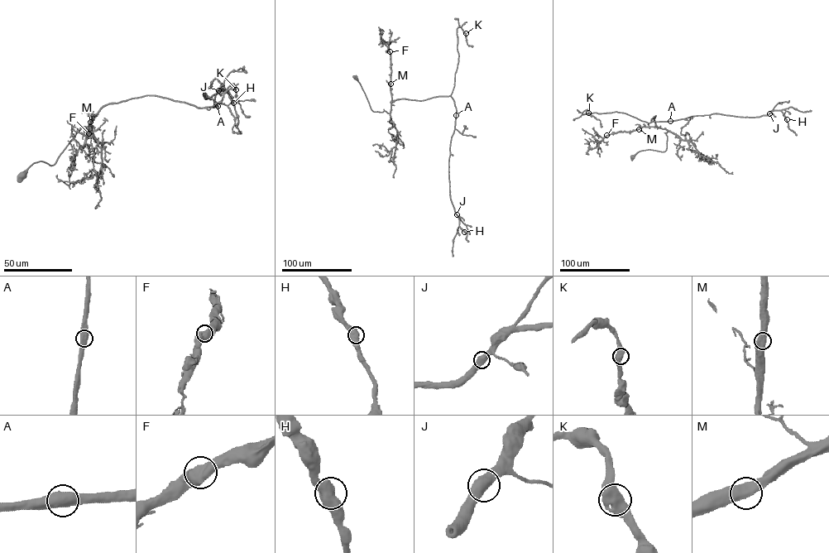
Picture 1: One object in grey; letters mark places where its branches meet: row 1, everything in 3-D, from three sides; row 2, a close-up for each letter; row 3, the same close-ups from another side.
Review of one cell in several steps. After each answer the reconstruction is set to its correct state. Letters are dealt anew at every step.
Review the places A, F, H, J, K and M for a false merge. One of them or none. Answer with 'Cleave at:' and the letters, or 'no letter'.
Cleave at: no letter

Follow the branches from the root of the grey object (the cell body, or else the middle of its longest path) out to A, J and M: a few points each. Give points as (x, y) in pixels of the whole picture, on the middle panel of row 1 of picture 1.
A: (356, 78), (374, 112), (389, 113), (391, 102), (397, 99), (423, 100), (450, 96), (456, 115)
J: (356, 78), (374, 112), (389, 113), (391, 102), (397, 99), (452, 97), (456, 113), (448, 175), (457, 214)
M: (356, 78), (374, 112), (390, 113), (390, 84)

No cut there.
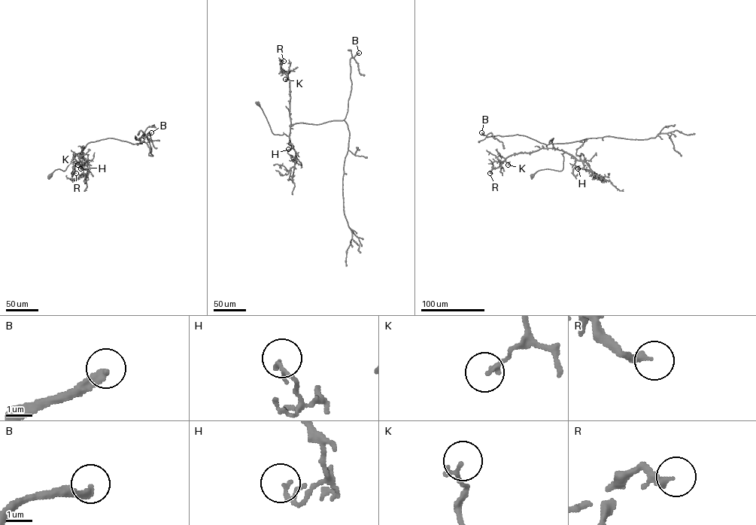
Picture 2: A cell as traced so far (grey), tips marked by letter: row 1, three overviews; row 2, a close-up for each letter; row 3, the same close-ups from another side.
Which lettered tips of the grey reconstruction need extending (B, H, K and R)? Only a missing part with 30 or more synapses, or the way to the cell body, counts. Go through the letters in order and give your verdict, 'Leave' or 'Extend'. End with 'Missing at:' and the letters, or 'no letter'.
B: Extend
H: Leave
K: Leave
R: Leave
Missing at: B

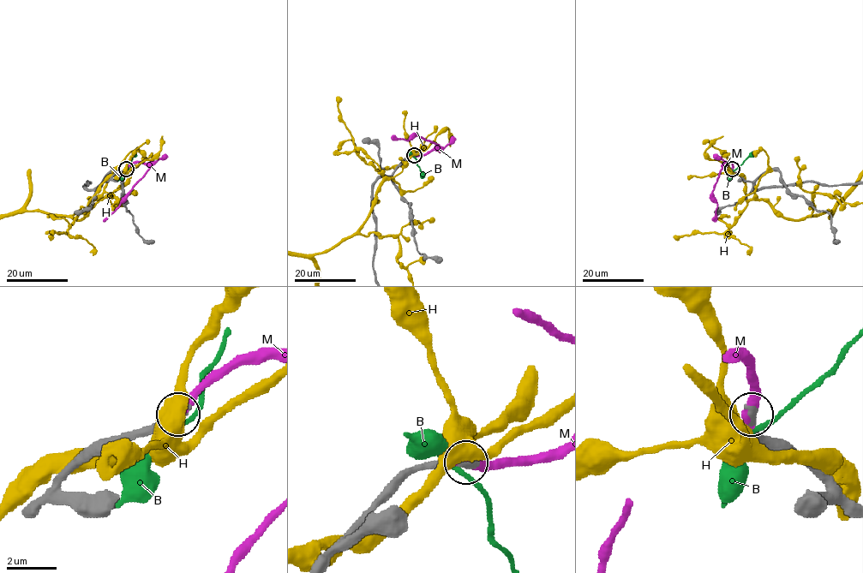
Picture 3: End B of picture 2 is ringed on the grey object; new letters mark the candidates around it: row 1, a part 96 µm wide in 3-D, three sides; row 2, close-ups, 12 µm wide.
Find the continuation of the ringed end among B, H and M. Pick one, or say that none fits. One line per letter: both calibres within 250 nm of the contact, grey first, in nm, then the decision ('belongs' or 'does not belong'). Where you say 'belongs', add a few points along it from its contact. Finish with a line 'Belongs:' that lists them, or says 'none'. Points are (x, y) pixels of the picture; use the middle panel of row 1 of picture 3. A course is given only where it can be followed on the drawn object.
B: 320/160 nm | does not belong
H: 340/750 nm | does not belong
M: 460/440 nm | belongs | via (414, 155), (427, 154), (436, 145), (419, 136), (413, 136), (409, 140), (391, 137)
Belongs: M

